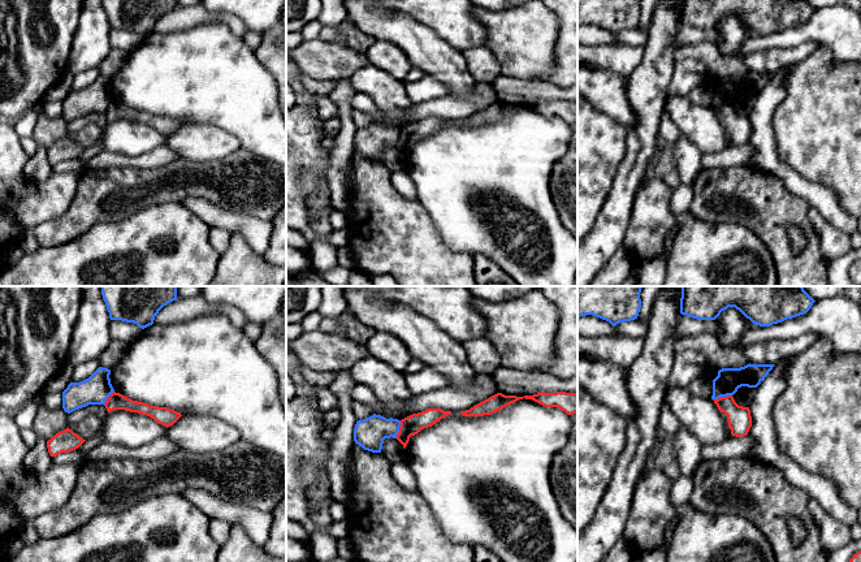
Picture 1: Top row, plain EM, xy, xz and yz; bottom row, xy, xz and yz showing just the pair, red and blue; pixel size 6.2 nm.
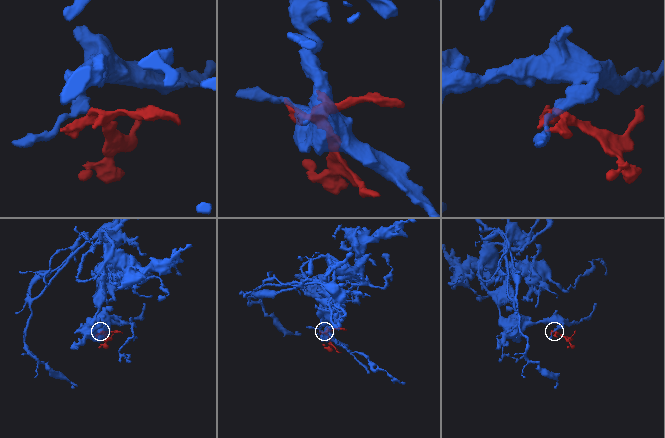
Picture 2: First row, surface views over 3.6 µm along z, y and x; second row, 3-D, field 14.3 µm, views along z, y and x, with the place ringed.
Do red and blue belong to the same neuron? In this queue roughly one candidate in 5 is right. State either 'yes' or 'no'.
no

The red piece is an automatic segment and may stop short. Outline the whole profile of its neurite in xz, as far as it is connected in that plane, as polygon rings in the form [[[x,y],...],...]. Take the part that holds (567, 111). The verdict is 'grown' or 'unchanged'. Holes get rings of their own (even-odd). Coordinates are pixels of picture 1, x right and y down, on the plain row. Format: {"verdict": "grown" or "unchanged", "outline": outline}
{"verdict": "unchanged", "outline": [[[557,100],[557,101],[537,101],[533,104],[505,104],[502,101],[497,101],[488,108],[475,113],[470,118],[462,120],[463,125],[484,125],[492,124],[503,116],[519,109],[519,108],[532,108],[545,116],[558,116],[559,118],[564,120],[568,124],[577,121],[577,101],[566,101],[566,100]]]}

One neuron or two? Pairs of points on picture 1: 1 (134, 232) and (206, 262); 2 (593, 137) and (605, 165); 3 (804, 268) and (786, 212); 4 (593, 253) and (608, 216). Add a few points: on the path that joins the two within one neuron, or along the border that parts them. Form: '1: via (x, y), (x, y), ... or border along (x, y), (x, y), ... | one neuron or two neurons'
1: via (148, 250), (160, 262), (187, 262) | one neuron
2: via (593, 143), (593, 154), (598, 159) | one neuron
3: via (790, 256), (781, 247), (781, 227) | one neuron
4: via (601, 243), (608, 236), (608, 225) | one neuron

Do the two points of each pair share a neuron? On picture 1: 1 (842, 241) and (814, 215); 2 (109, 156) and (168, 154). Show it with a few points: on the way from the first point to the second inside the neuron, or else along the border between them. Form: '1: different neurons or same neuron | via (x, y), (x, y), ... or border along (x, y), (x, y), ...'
1: same neuron | via (834, 237), (820, 223)
2: same neuron | via (124, 160), (154, 159)

